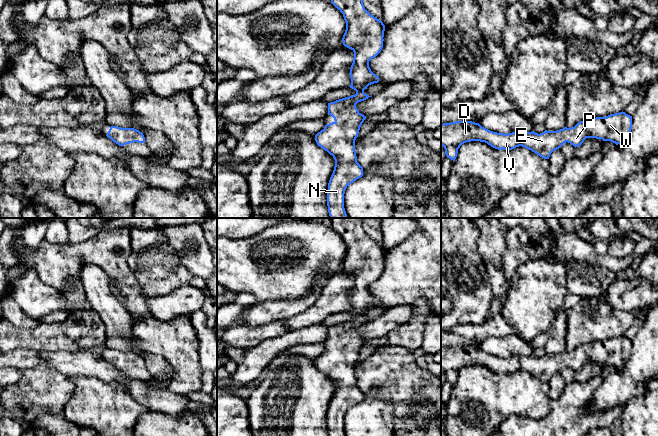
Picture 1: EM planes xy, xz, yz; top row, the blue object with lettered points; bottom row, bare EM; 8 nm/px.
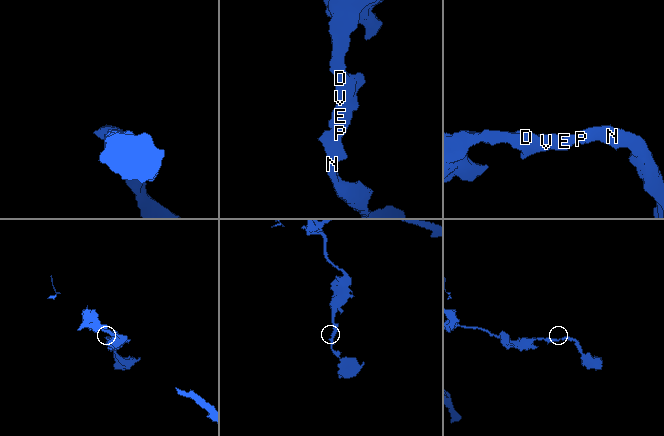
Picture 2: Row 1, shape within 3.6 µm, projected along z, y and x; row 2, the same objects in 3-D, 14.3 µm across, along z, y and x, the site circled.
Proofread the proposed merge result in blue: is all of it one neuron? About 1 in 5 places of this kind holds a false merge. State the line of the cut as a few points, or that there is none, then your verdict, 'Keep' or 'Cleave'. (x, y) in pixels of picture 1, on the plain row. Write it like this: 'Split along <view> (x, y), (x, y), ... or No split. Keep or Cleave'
No split. Keep

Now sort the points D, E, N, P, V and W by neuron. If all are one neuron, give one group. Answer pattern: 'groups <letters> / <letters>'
groups D E N P V W

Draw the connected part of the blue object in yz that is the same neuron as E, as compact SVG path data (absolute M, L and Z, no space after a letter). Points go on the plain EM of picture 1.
M625 336L610 338L578 346L574 351L543 357L512 356L497 357L472 345L456 345L441 348L441 369L447 382L455 385L460 370L466 366L485 366L498 374L525 371L544 383L549 383L554 374L568 366L575 372L586 362L602 363L623 368L632 353L632 340Z

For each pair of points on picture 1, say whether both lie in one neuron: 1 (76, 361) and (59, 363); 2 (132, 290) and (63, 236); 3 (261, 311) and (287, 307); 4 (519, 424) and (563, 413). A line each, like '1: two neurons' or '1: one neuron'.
1: one neuron
2: two neurons
3: one neuron
4: one neuron

